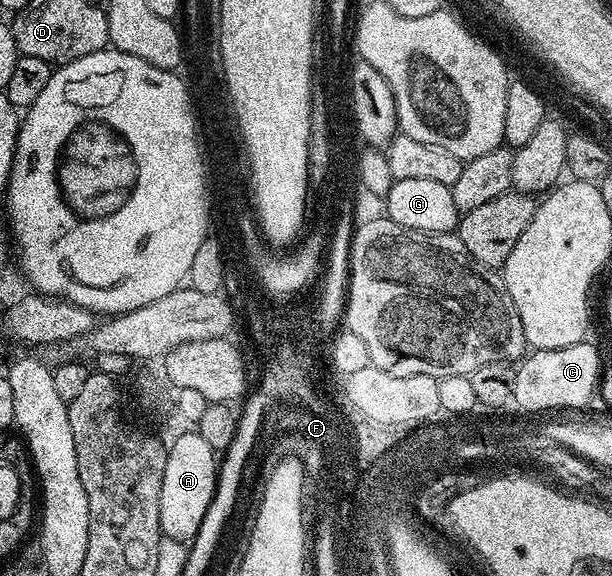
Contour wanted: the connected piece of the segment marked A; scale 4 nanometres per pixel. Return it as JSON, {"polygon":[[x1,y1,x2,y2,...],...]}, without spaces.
{"polygon":[[186,430,190,431,176,436,166,452,168,465,164,465,164,481,160,485,160,529,165,538,189,544,200,529,200,521,204,521,204,513,208,513,208,505,212,505,220,459,212,445,204,441,201,430]]}

